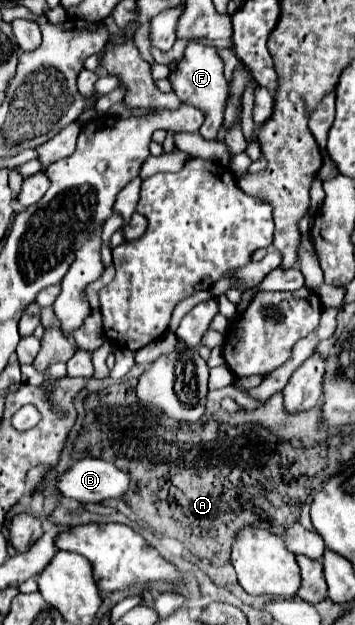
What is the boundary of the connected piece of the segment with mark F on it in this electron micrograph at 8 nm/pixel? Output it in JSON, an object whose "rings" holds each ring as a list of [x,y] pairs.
{"rings":[[[189,42],[185,48],[183,60],[177,62],[177,68],[169,76],[173,92],[179,96],[179,100],[183,100],[187,104],[187,96],[189,96],[189,104],[207,104],[205,106],[205,122],[199,130],[199,134],[205,140],[215,140],[221,126],[223,126],[223,120],[225,120],[227,80],[223,76],[223,68],[225,68],[225,64],[223,64],[219,50],[215,46]]]}

